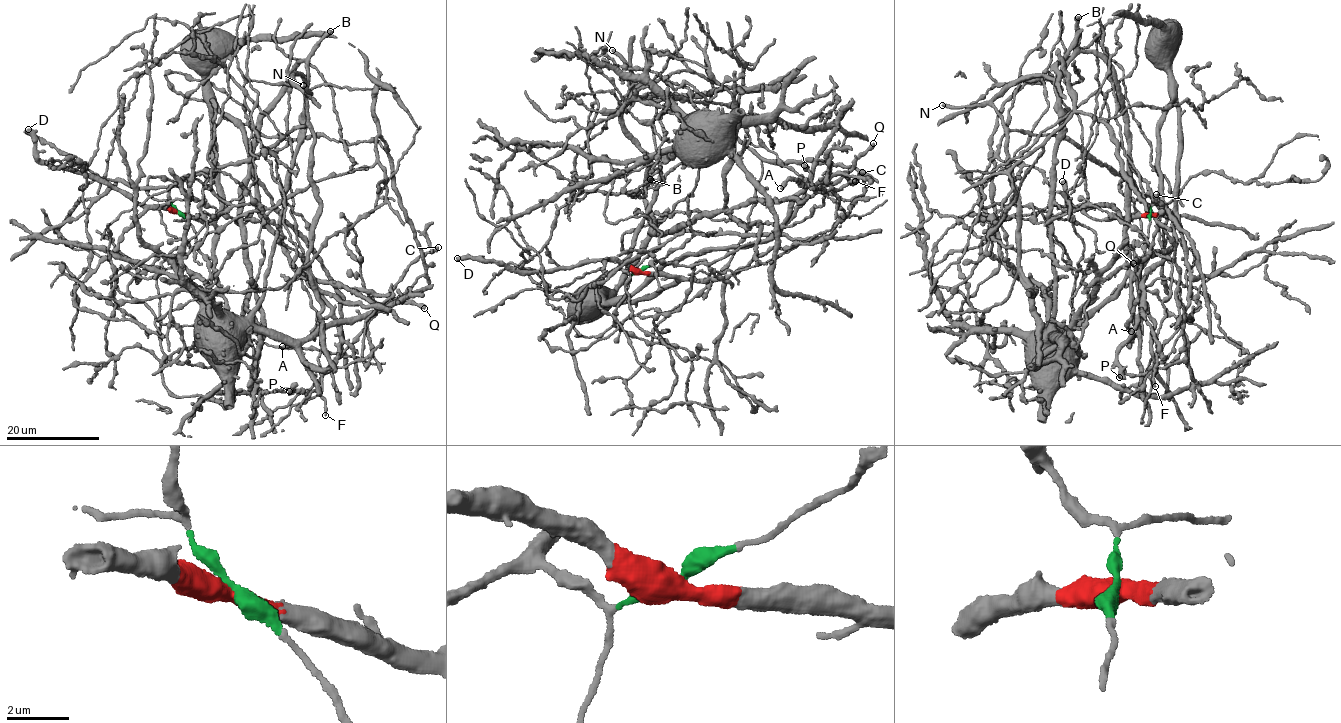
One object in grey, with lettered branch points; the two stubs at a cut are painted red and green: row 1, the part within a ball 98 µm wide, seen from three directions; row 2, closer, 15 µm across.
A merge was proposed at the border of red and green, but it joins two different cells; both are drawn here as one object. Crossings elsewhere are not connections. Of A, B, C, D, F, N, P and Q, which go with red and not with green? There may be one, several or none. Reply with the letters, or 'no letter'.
A, C, D, F, Q

